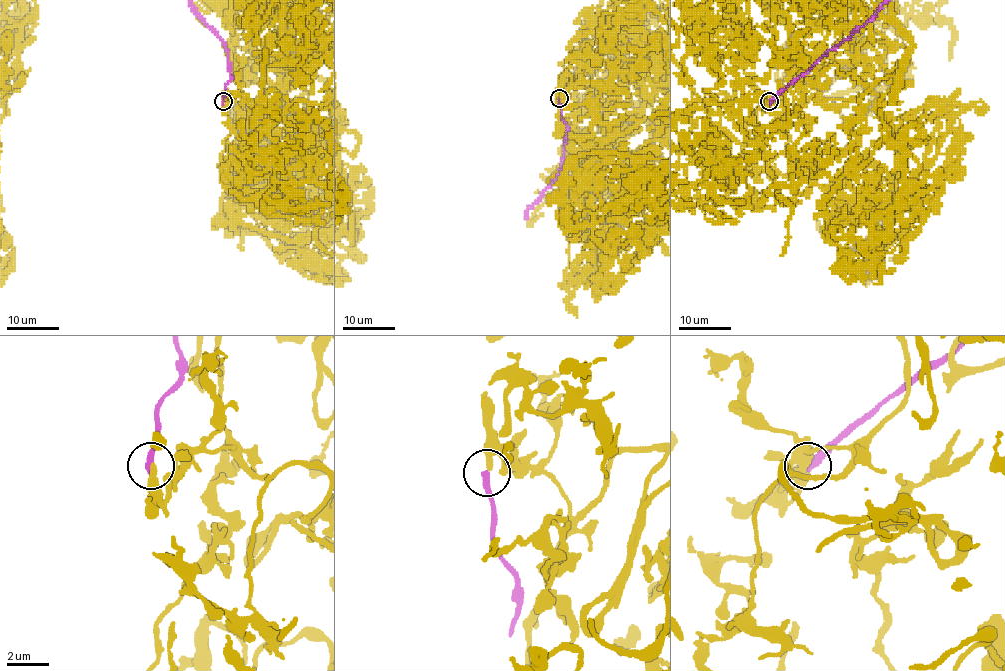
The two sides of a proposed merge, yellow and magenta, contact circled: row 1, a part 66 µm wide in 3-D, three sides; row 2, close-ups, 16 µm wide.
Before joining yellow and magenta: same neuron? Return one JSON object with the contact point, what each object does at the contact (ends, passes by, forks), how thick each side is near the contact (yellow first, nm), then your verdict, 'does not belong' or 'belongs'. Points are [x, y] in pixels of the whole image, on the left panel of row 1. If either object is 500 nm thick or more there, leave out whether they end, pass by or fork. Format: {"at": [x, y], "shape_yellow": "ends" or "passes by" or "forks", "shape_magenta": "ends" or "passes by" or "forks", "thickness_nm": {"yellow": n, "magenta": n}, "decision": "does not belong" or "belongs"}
{"at": [223, 101], "shape_yellow": "ends", "shape_magenta": "ends", "thickness_nm": {"yellow": 320, "magenta": 400}, "decision": "does not belong"}

